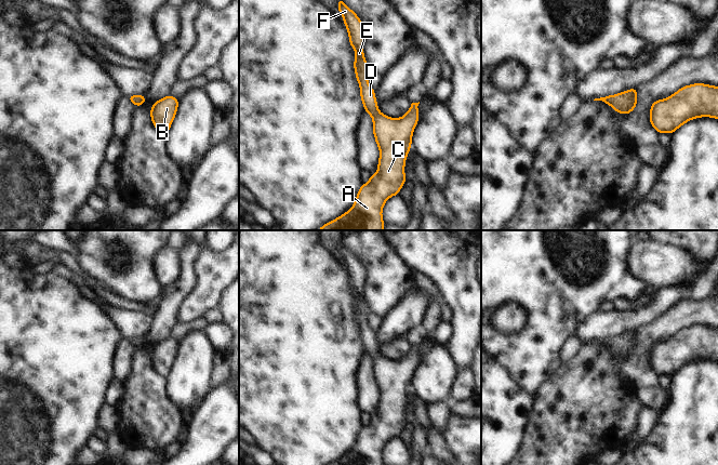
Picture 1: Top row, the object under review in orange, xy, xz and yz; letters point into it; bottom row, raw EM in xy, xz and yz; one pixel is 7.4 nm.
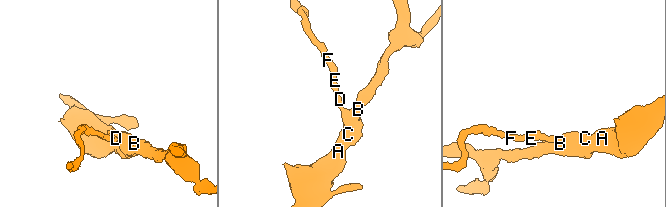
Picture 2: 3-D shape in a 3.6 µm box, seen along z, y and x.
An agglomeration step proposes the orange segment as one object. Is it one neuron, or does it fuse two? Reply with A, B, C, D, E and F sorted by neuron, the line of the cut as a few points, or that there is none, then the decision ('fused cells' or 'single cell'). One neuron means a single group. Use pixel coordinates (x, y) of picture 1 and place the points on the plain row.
groups A B C D E F; cut none; single cell

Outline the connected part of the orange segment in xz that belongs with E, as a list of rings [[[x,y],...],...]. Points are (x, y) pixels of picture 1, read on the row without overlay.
[[[342,241],[337,249],[349,277],[349,285],[356,295],[354,311],[360,328],[360,340],[364,353],[373,361],[373,376],[380,389],[378,413],[371,417],[367,426],[358,433],[353,450],[329,465],[384,465],[382,452],[391,438],[399,437],[405,425],[404,407],[410,395],[412,376],[420,357],[418,345],[412,345],[408,355],[401,360],[390,360],[377,350],[375,333],[368,324],[368,308],[363,296],[365,273],[363,265]]]

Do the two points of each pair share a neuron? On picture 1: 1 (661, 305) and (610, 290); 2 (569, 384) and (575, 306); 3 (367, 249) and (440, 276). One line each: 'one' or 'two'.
1: two
2: two
3: two

